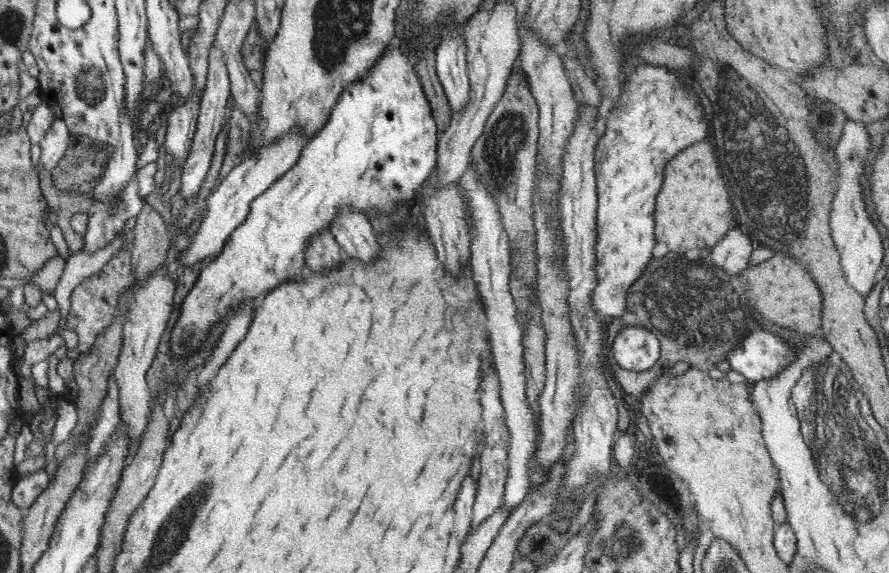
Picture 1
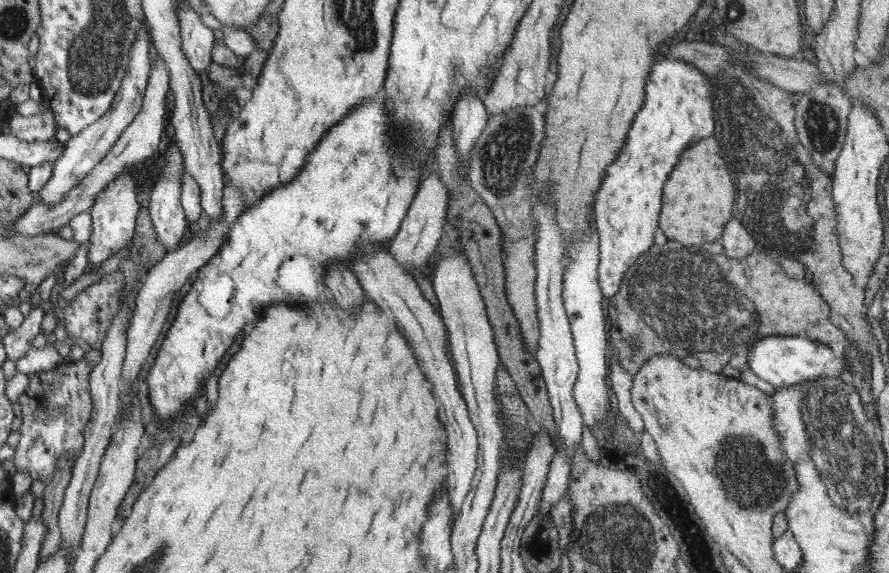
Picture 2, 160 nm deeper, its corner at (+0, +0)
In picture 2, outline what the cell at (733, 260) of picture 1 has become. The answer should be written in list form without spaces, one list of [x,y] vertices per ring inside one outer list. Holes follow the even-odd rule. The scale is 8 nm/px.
[[[730,218],[725,224],[720,236],[723,253],[732,259],[745,258],[755,247],[754,240],[736,218]]]

